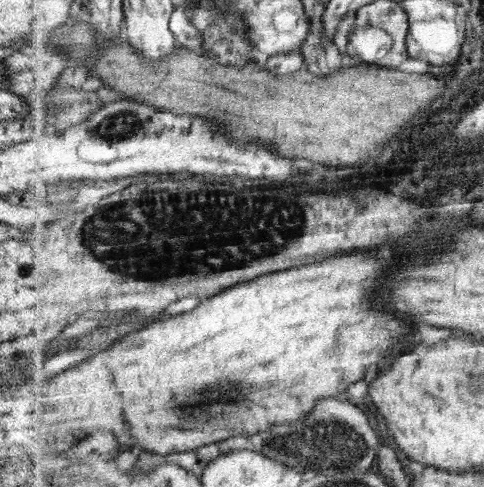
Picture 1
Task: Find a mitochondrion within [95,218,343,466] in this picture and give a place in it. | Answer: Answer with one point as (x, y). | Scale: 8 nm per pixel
(216, 403)

